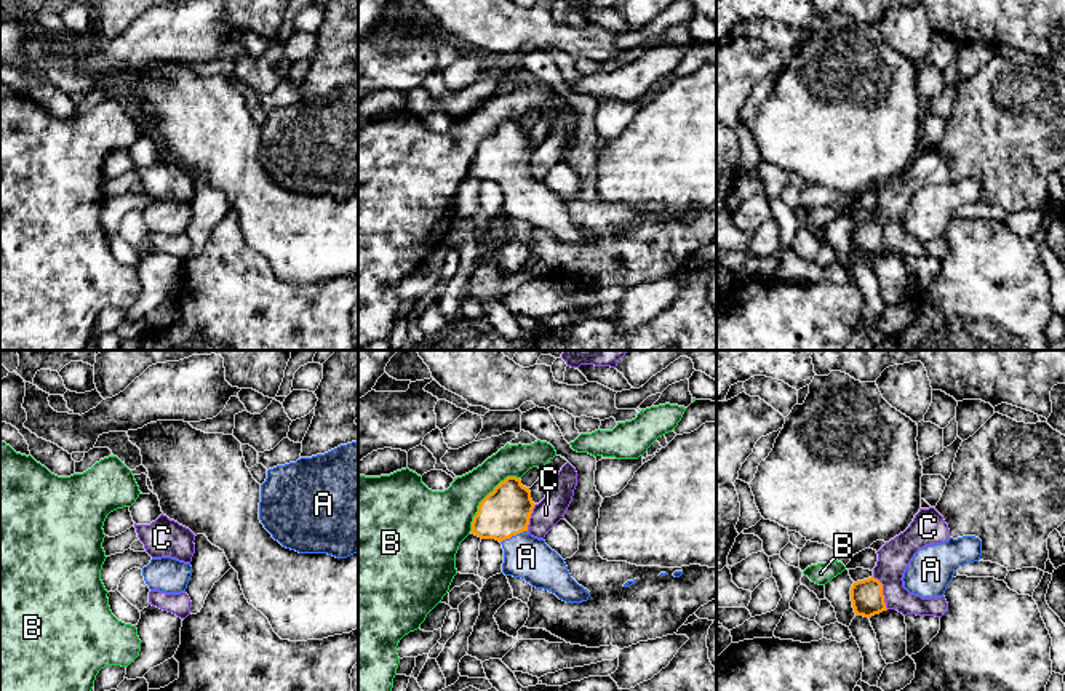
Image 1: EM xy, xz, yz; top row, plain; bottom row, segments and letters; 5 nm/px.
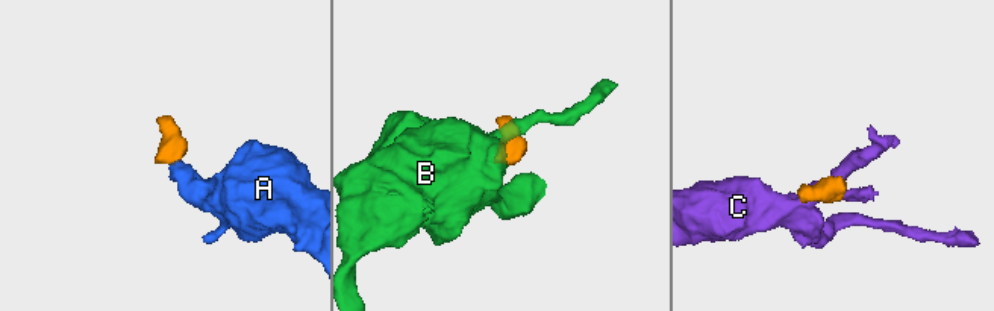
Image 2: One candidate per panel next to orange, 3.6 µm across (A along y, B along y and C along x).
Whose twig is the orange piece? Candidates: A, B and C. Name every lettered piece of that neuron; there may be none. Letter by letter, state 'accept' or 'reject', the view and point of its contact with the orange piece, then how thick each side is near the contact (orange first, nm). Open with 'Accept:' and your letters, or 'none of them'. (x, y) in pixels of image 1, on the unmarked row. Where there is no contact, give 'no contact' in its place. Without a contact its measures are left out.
Accept: A
A: accept | xz (514, 176) | 240/220 nm
B: reject | xz (485, 139) | 240/300 nm
C: reject | yz (881, 234) | 160/160 nm

